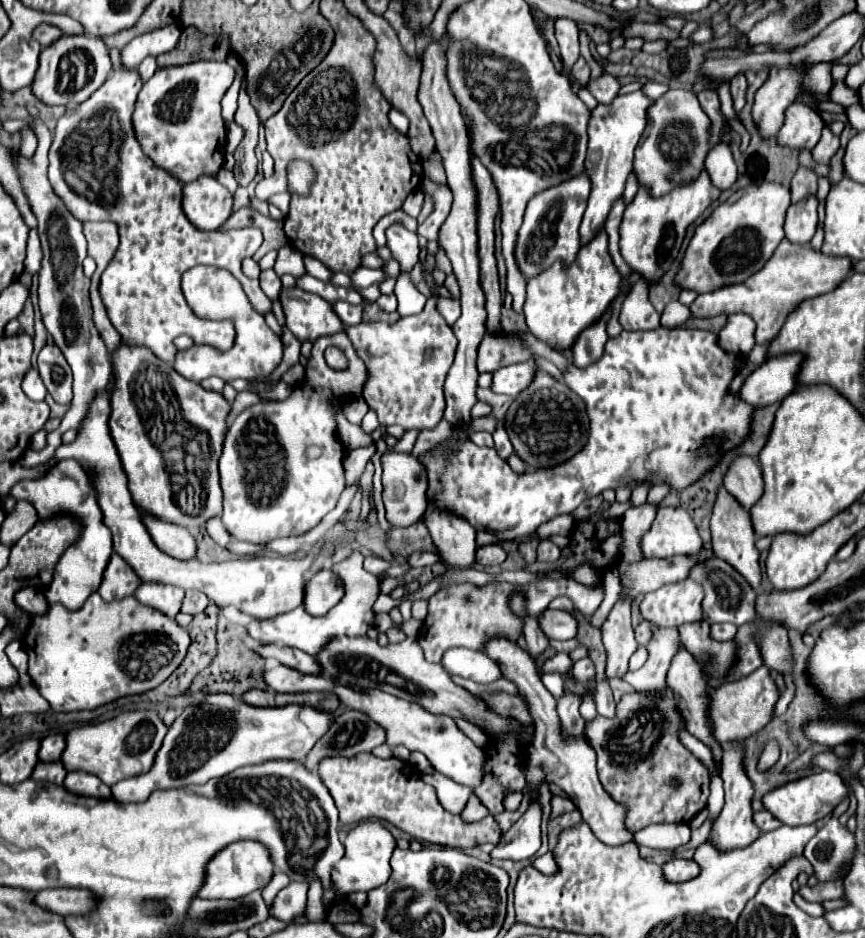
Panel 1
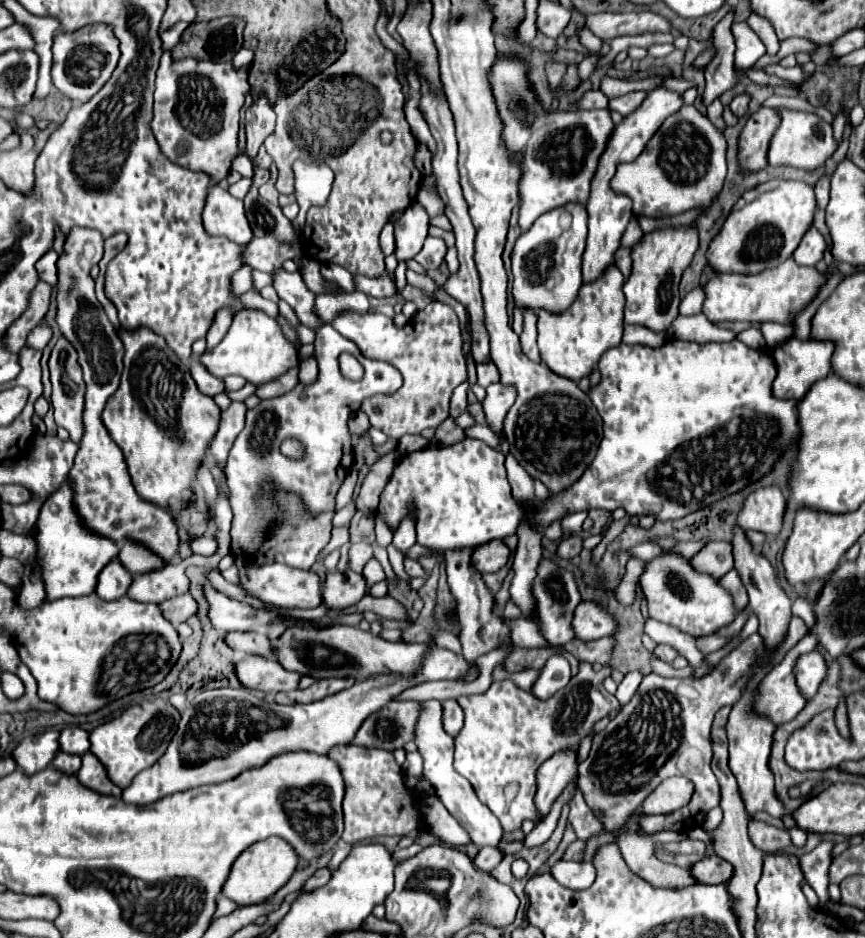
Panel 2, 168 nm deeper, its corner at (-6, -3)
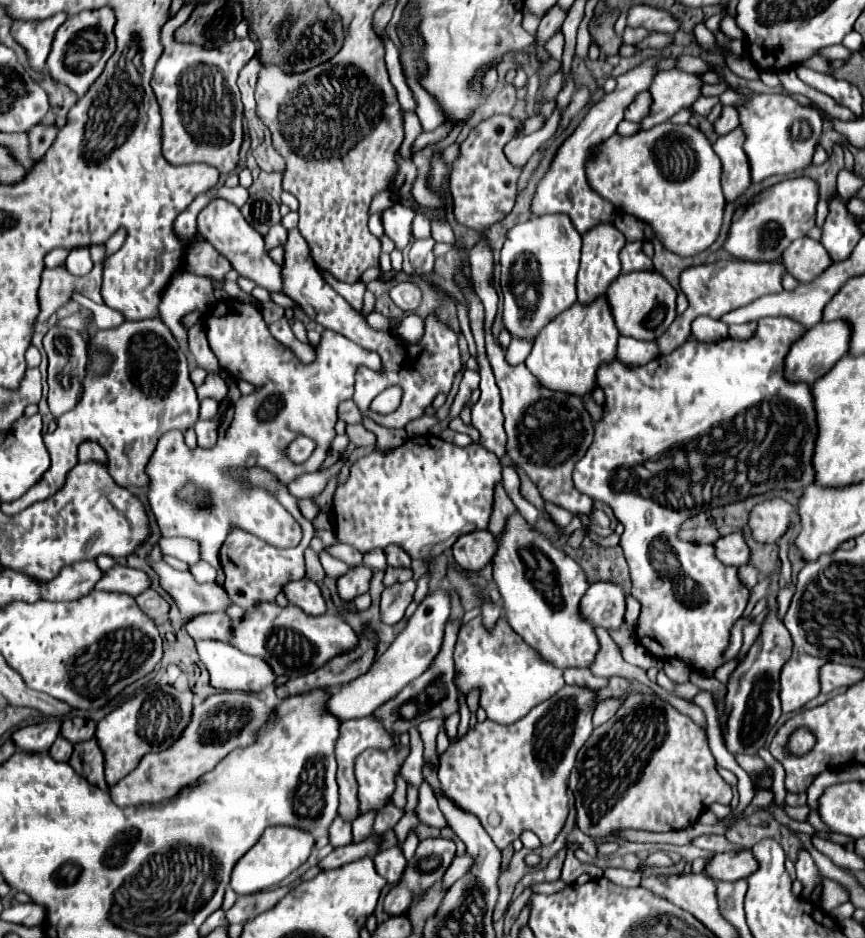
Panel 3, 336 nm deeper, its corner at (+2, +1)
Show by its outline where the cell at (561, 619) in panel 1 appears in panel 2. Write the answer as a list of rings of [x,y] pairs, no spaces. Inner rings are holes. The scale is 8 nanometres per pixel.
[[[582,601],[576,607],[572,629],[578,639],[600,639],[600,637],[610,637],[616,633],[618,623],[610,615],[608,607],[596,603],[596,601]]]

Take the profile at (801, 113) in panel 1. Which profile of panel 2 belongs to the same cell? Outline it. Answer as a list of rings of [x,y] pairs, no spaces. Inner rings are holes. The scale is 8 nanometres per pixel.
[[[786,107],[776,109],[780,125],[768,145],[768,165],[772,167],[796,167],[804,171],[818,169],[836,151],[836,141],[832,137],[832,125],[810,111],[794,111]]]

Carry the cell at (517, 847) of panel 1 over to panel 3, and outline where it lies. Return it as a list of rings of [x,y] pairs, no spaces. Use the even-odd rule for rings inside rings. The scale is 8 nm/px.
[[[468,853],[458,855],[458,857],[452,861],[452,865],[448,867],[448,871],[444,873],[442,883],[444,883],[446,887],[450,887],[454,881],[458,881],[460,877],[464,877],[464,875],[472,869],[472,865],[474,865],[474,859],[472,859]]]

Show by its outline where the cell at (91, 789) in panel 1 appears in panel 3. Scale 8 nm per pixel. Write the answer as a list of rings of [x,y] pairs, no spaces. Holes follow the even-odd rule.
[[[96,739],[76,743],[74,753],[68,763],[78,775],[88,779],[92,785],[108,791],[108,785],[104,781],[104,757],[102,757],[102,751],[100,751]]]

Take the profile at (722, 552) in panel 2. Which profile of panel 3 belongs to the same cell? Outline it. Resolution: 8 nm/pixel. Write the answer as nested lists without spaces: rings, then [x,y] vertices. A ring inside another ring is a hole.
[[[730,533],[730,535],[724,535],[720,539],[716,539],[714,543],[714,555],[720,563],[728,565],[728,567],[740,567],[748,561],[748,555],[750,555],[750,549],[748,545],[744,543],[744,537],[742,533]]]

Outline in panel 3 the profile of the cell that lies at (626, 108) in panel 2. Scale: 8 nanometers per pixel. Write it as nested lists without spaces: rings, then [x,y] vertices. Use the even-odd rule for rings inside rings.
[[[642,91],[634,97],[634,101],[626,107],[626,115],[624,119],[628,121],[640,121],[650,109],[650,93],[648,91]]]

